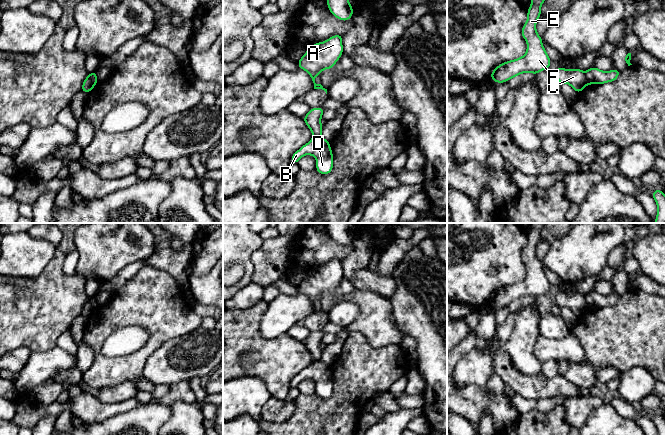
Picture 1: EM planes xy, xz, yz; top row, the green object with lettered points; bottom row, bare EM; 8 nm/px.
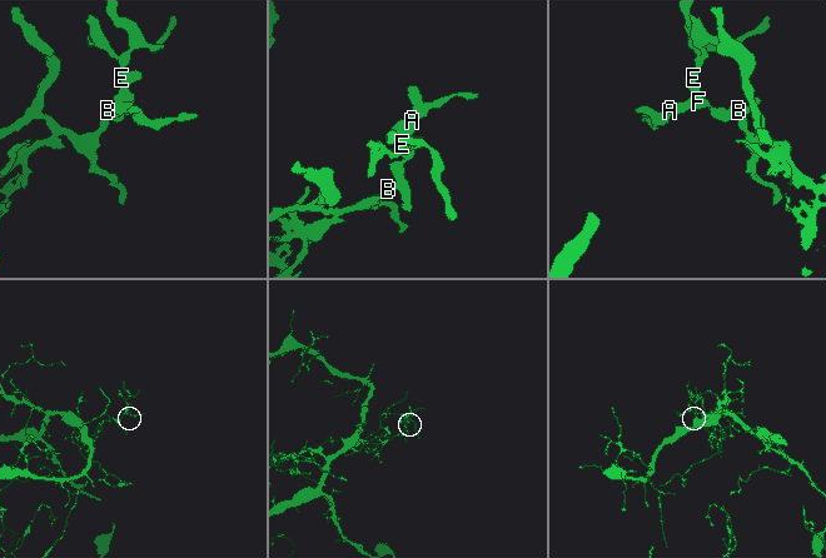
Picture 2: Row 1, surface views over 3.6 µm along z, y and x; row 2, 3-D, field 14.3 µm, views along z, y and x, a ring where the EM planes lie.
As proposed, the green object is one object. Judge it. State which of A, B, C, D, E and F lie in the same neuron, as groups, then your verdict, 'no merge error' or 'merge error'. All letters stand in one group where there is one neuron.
A C E F / B D; merge error

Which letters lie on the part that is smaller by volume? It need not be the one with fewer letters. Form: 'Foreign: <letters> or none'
Foreign: A, C, E, F

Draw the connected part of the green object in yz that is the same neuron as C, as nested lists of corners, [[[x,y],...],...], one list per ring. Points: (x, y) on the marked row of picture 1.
[[[557,67],[556,79],[560,84],[569,84],[577,93],[580,93],[590,83],[587,81],[585,72],[578,68],[566,70],[563,67]]]

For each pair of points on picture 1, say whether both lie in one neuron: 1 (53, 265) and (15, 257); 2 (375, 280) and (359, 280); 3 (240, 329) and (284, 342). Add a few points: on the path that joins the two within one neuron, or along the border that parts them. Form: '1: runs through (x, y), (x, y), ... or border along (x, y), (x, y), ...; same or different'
1: border along (57, 248), (44, 269), (38, 275), (29, 278); different
2: runs through (371, 280), (363, 280); same
3: runs through (251, 340), (256, 345), (273, 345); same

